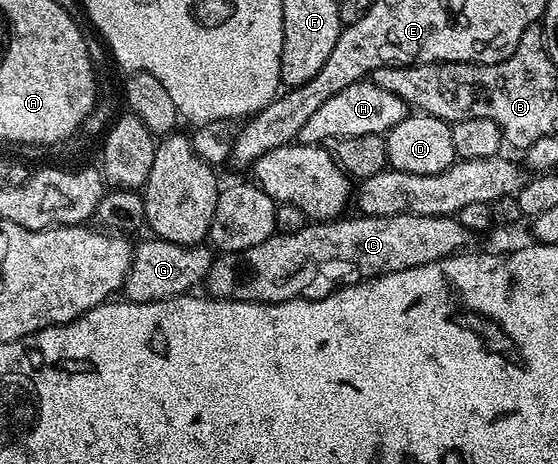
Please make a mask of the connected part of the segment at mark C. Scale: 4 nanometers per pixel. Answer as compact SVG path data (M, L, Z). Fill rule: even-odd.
M366 215L360 219L329 219L308 221L296 231L281 231L270 236L262 245L254 245L240 253L220 253L213 258L206 280L207 294L218 299L241 299L247 303L281 303L305 294L311 283L316 283L320 275L324 279L340 279L341 284L362 283L378 275L388 275L392 271L410 269L418 265L433 263L465 250L470 232L464 228L459 218L450 215Z

